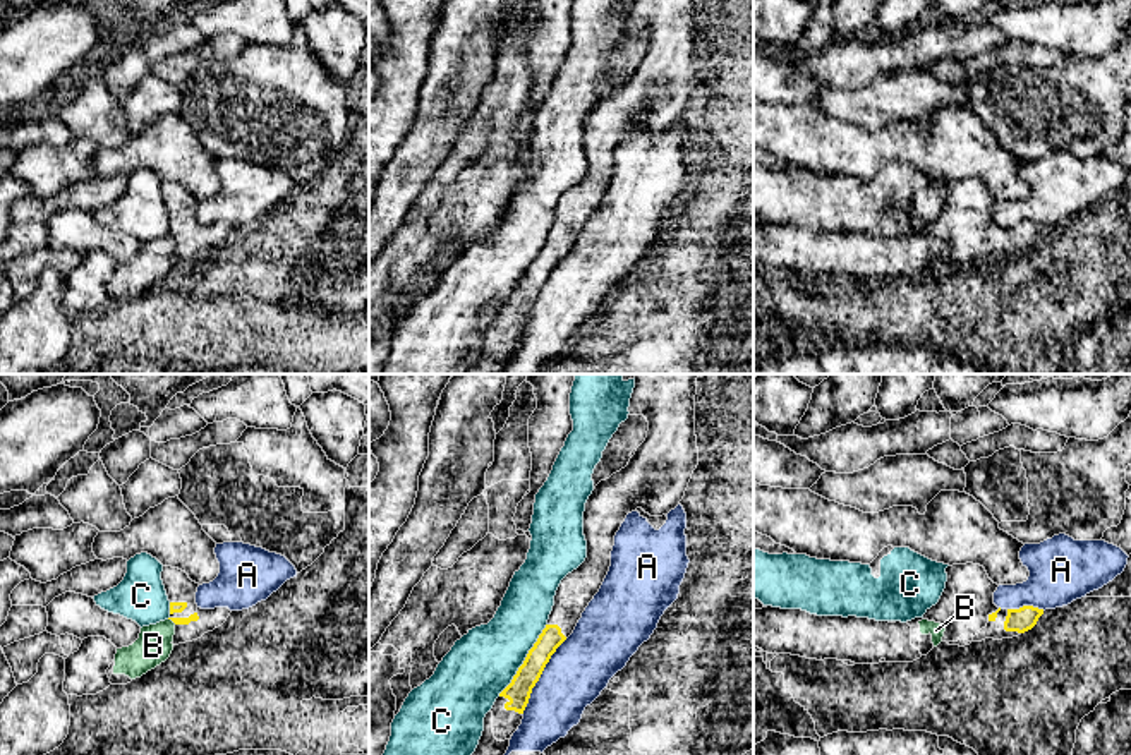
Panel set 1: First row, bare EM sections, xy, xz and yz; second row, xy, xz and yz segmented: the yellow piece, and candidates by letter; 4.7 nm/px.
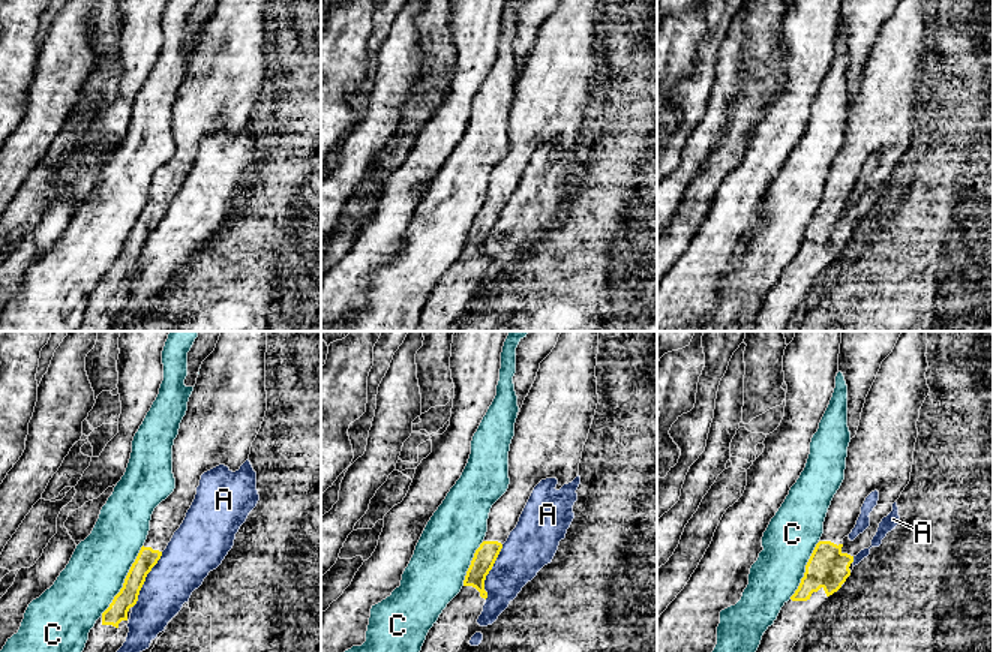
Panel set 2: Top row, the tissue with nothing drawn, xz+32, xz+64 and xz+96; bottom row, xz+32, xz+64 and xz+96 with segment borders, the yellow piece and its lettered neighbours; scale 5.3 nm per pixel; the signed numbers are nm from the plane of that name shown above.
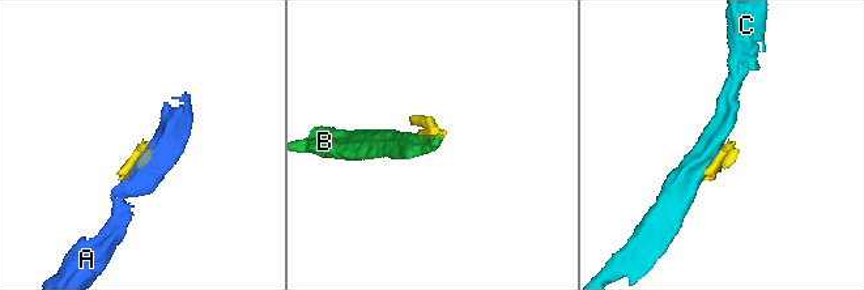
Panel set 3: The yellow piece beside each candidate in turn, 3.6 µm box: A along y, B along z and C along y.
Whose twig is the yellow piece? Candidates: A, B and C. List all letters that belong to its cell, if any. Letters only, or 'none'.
none

